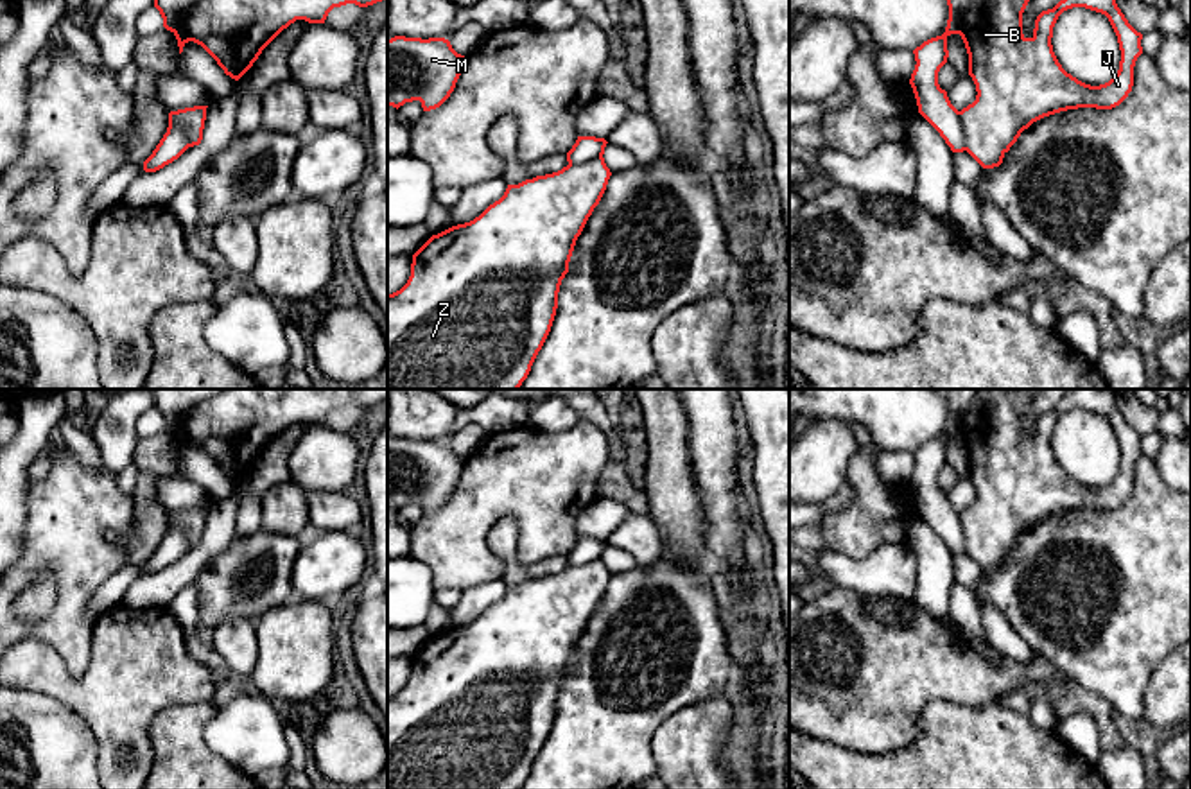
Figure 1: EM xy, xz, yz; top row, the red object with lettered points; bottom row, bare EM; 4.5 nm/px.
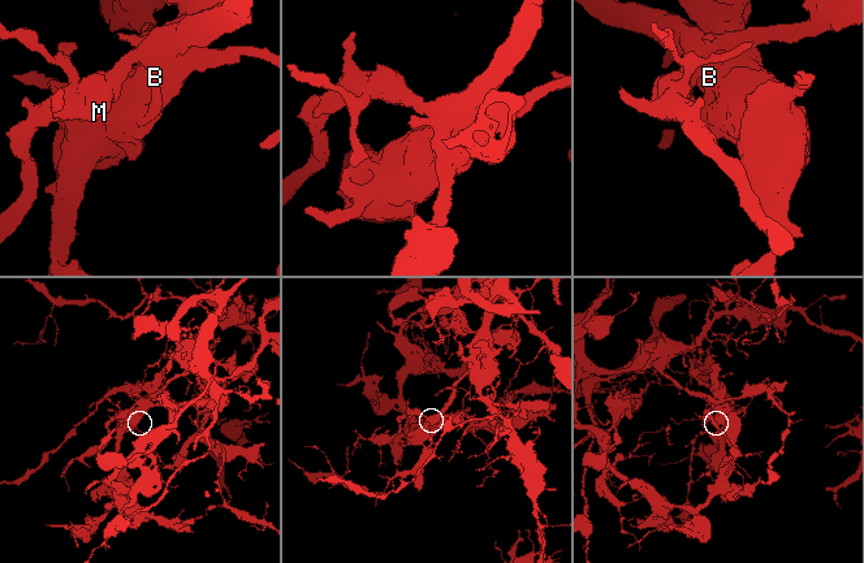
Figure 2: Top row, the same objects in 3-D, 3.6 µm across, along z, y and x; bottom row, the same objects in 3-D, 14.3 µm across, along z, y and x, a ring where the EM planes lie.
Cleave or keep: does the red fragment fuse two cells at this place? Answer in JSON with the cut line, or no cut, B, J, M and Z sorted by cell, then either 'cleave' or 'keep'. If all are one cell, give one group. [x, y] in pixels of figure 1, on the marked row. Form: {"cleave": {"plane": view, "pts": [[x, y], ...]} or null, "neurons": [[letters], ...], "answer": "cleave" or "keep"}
{"cleave": {"plane": "yz", "pts": [[958, 112], [967, 149]]}, "neurons": [["B", "J", "Z"], ["M"]], "answer": "cleave"}

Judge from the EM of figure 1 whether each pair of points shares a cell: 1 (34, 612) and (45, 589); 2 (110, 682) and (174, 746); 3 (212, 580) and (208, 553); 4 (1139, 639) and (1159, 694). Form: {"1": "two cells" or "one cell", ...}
{"1": "one cell", "2": "two cells", "3": "two cells", "4": "two cells"}

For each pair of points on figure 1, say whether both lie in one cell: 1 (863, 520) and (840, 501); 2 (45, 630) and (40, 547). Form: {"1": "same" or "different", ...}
{"1": "different", "2": "same"}

